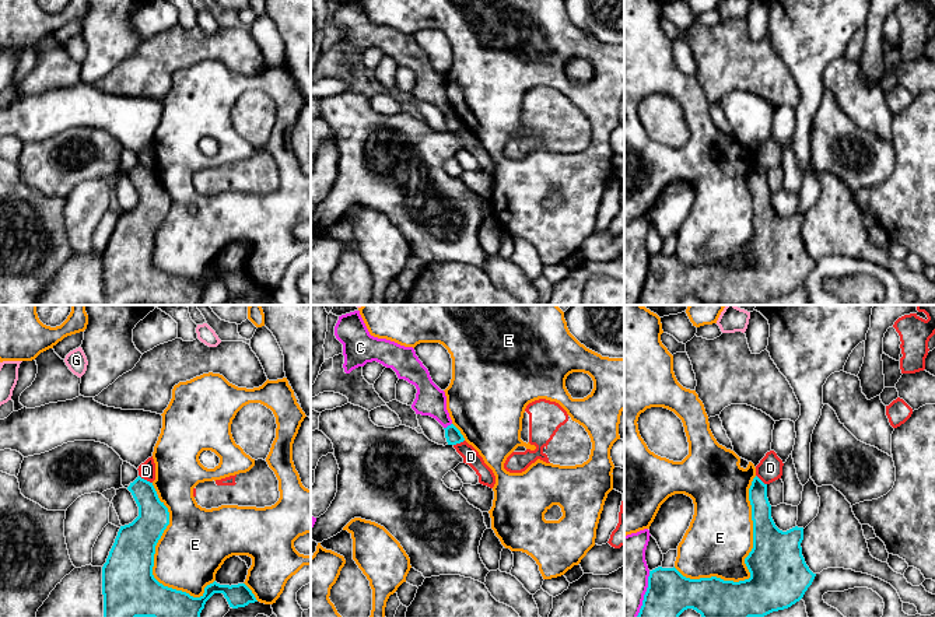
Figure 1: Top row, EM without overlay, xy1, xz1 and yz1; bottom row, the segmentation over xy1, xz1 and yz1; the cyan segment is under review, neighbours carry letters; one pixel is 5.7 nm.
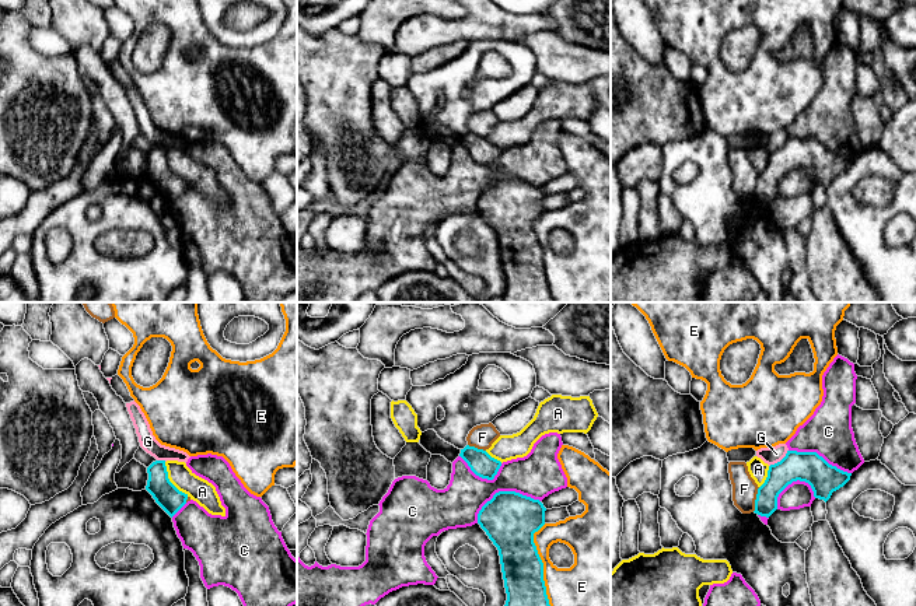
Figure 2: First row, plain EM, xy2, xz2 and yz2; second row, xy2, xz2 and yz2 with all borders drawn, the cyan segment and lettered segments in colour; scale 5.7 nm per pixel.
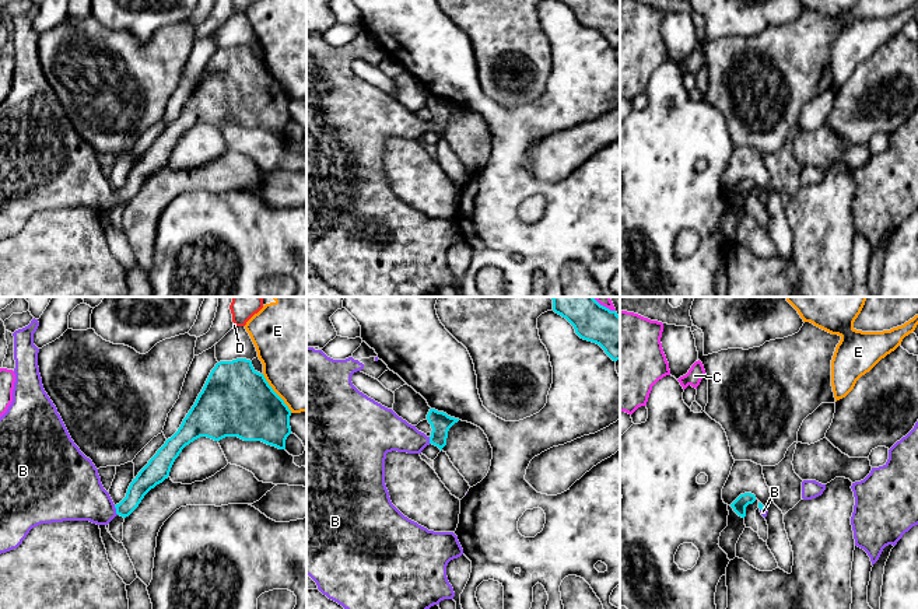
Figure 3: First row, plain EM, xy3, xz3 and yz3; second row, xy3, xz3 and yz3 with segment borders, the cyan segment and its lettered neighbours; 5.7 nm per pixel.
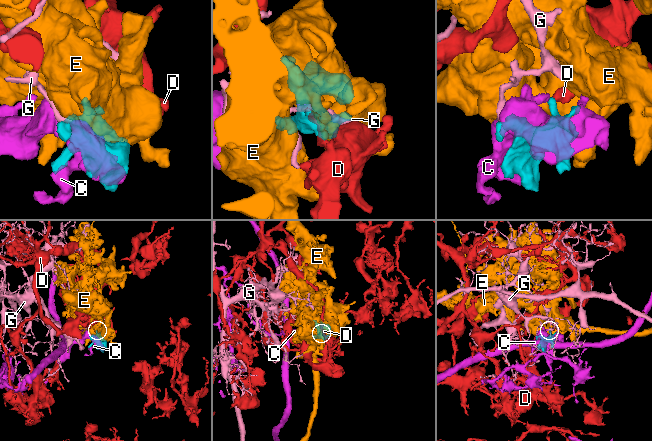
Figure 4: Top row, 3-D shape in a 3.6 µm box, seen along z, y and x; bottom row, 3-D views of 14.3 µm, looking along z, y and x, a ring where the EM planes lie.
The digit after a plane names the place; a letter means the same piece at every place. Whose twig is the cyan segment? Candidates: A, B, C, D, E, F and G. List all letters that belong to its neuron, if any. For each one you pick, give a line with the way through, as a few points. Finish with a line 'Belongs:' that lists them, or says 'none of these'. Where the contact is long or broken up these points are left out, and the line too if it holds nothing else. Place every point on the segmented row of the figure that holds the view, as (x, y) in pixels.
B: across xy3 (147, 479), (116, 510), (101, 510), (76, 494)
Belongs: B

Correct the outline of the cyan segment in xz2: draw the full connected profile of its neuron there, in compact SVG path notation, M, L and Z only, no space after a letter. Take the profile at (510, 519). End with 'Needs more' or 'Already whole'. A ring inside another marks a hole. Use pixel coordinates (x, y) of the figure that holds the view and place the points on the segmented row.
M499 491L478 514L478 523L499 550L507 600L504 606L550 606L543 563L534 533L545 525L539 500Z. Already whole

